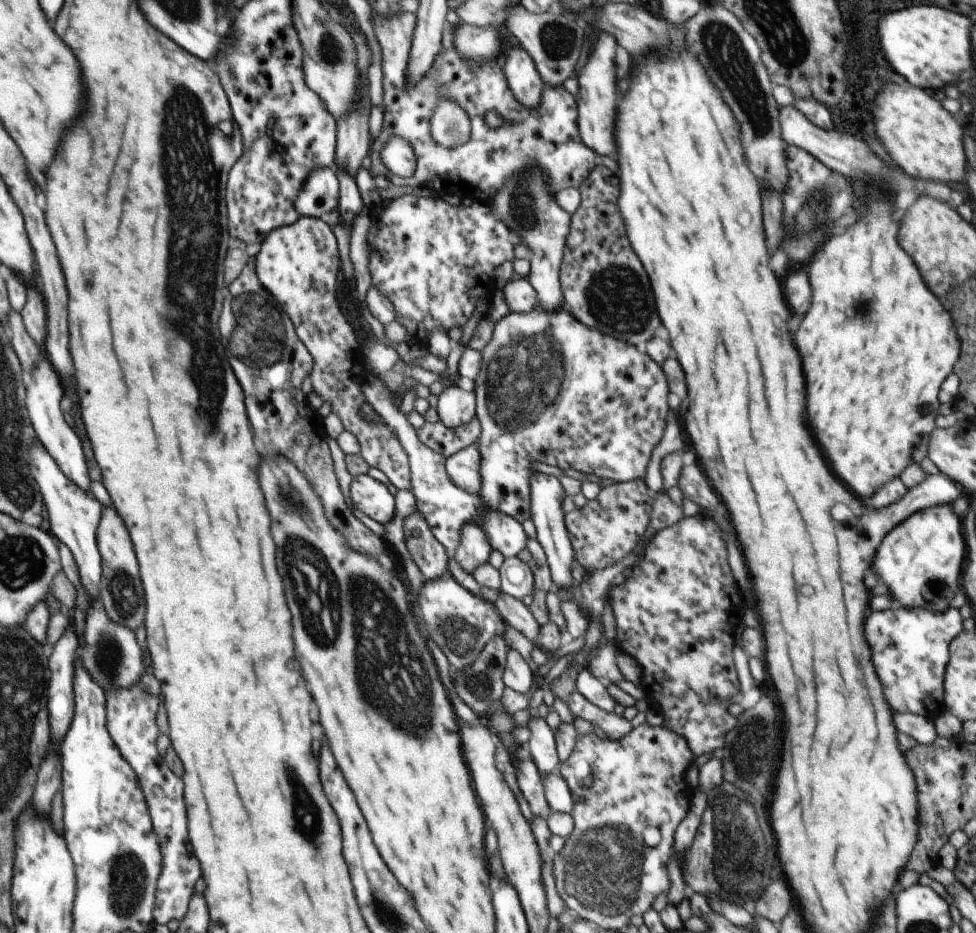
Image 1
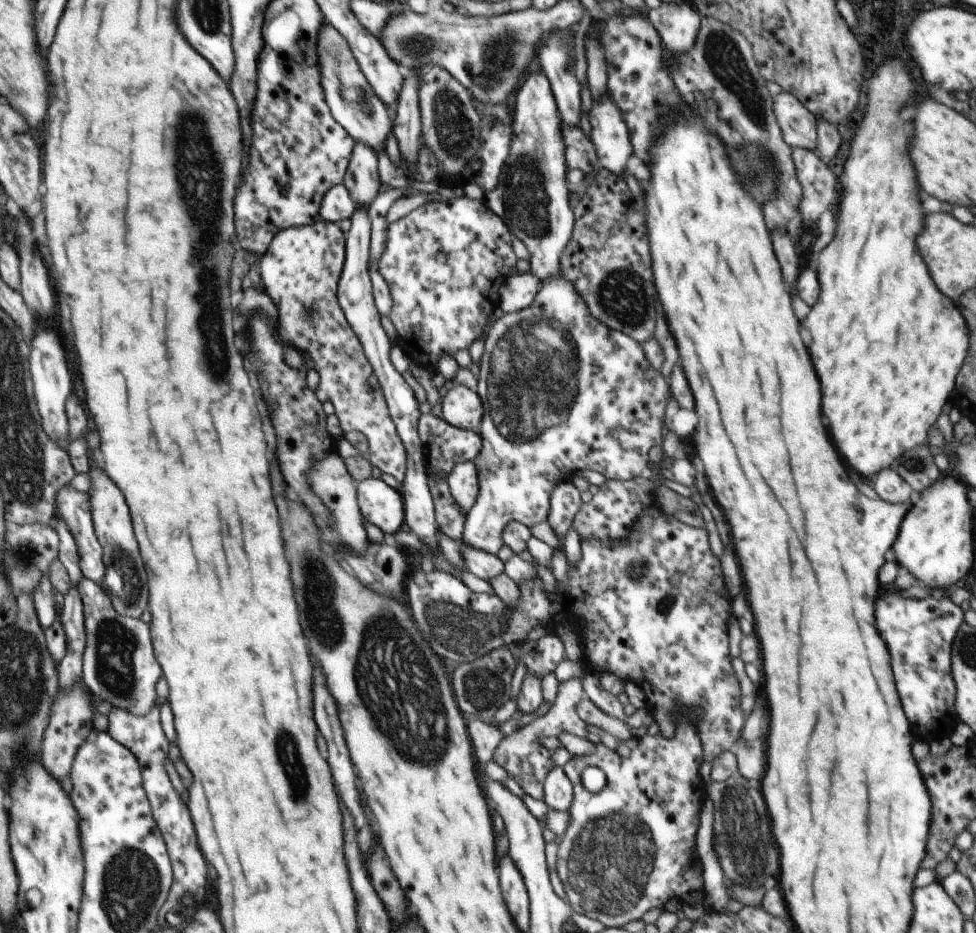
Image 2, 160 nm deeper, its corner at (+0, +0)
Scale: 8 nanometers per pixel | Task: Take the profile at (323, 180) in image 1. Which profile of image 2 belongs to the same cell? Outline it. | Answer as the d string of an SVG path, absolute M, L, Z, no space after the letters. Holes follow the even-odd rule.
M338 184L332 186L330 190L326 190L326 194L320 202L318 216L326 222L338 224L342 220L350 219L356 208L356 202L350 196L349 191L343 184Z

